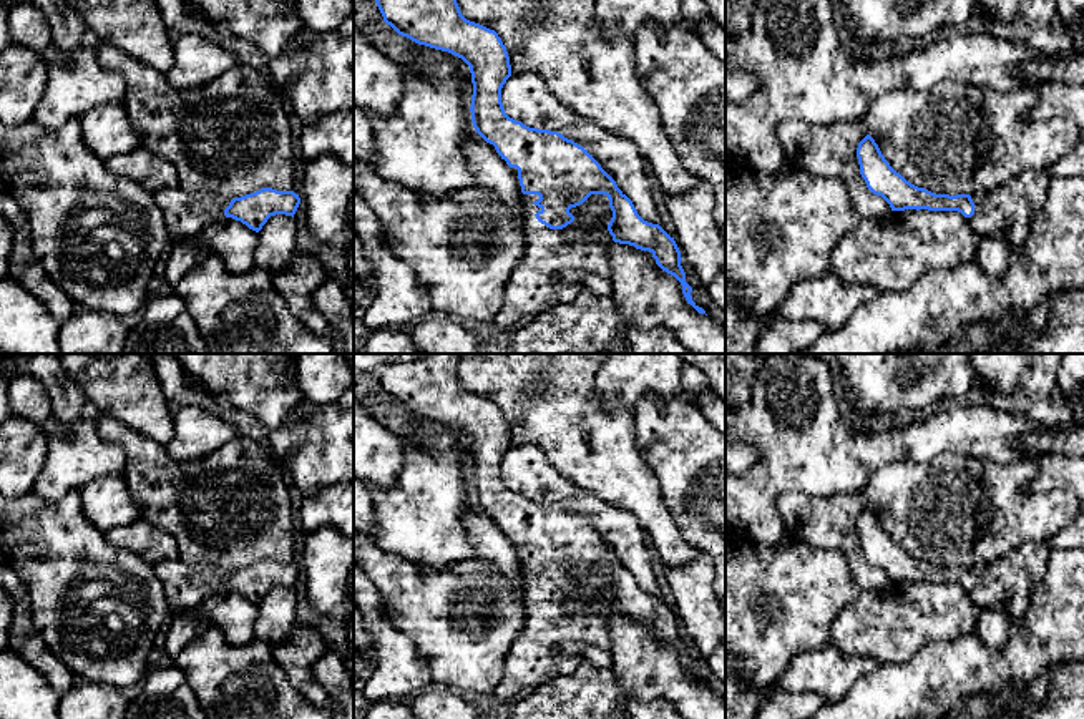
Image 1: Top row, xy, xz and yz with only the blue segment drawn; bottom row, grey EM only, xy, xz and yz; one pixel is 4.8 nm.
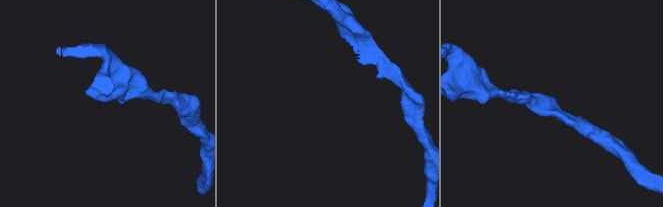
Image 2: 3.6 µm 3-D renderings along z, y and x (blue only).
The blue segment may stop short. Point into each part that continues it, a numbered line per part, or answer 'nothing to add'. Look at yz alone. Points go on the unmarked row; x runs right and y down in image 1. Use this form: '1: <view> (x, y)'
1: yz (1006, 582)

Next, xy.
1: xy (186, 585)

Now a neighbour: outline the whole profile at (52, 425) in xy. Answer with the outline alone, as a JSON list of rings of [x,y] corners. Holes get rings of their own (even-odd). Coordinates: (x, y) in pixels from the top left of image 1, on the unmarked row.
[[[56,417],[46,418],[38,427],[46,437],[50,437],[50,435],[68,435],[71,432],[70,427],[65,422],[58,420]]]

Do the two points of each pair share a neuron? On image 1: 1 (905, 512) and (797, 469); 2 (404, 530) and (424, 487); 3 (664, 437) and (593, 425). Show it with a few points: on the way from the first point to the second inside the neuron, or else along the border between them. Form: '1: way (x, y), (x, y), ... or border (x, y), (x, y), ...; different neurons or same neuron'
1: border (888, 464), (872, 475), (862, 492); different neurons
2: way (414, 520), (424, 510), (424, 497); same neuron
3: border (633, 412), (633, 442), (649, 469); different neurons

